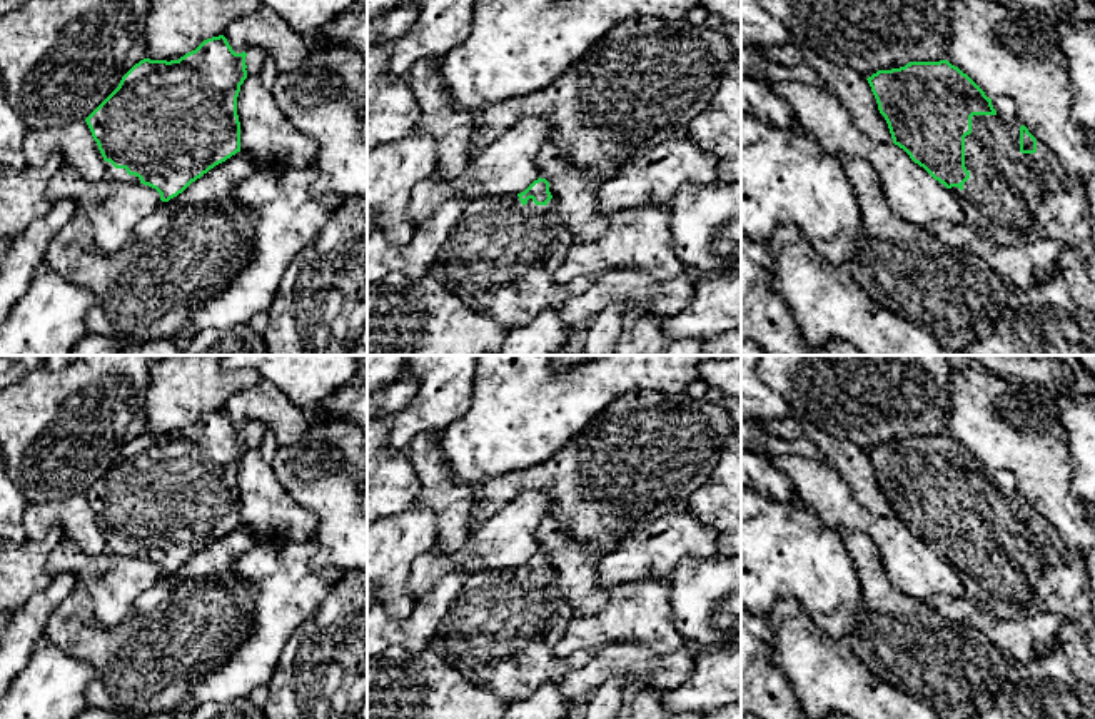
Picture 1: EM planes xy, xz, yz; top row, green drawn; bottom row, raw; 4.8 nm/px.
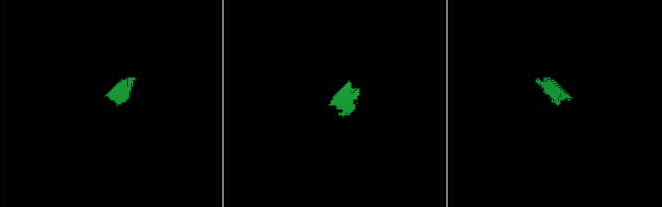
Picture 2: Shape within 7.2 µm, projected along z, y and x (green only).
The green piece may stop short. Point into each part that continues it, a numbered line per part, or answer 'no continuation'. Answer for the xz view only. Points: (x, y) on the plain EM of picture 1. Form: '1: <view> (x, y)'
1: xz (499, 633)

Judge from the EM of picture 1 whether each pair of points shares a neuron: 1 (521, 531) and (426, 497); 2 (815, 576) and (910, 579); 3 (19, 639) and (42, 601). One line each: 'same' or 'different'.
1: different
2: different
3: same

